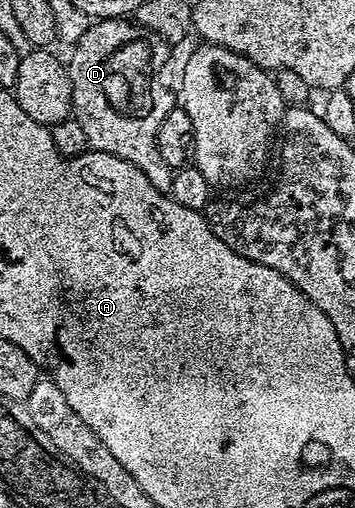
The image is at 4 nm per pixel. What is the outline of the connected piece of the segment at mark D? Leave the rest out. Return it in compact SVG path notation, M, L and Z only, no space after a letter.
M101 18L96 22L90 23L89 29L83 34L83 38L79 38L79 42L72 45L71 52L73 57L67 60L69 77L71 78L71 90L73 91L73 111L72 119L79 122L79 126L83 126L84 132L87 133L87 142L90 149L94 152L106 152L115 158L123 158L127 162L131 162L131 166L135 166L139 170L143 170L143 174L147 174L147 182L151 182L151 186L155 186L155 190L168 194L171 190L171 178L175 171L171 166L167 166L167 162L163 162L163 154L159 154L159 146L157 145L157 135L159 134L159 126L163 126L163 118L167 118L167 114L175 107L175 92L169 89L167 81L161 77L161 71L165 68L165 63L169 60L169 51L171 45L169 41L164 40L159 34L155 34L151 30L142 28L140 24L129 18Z

